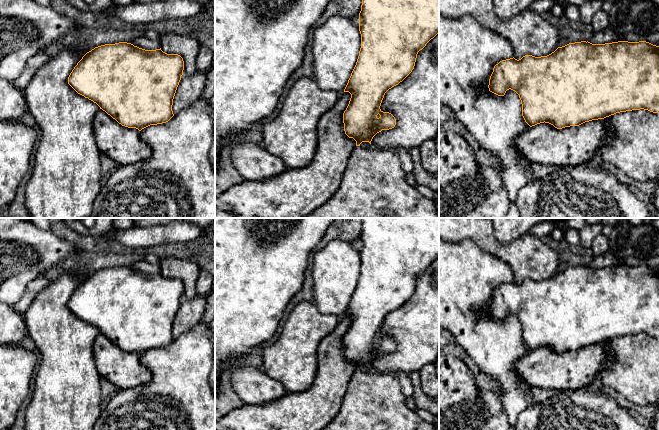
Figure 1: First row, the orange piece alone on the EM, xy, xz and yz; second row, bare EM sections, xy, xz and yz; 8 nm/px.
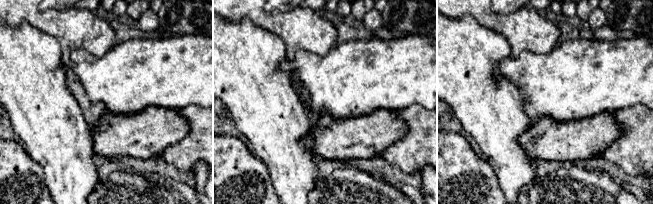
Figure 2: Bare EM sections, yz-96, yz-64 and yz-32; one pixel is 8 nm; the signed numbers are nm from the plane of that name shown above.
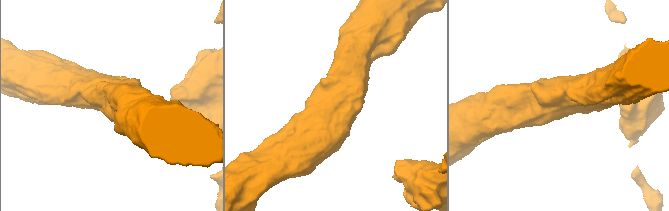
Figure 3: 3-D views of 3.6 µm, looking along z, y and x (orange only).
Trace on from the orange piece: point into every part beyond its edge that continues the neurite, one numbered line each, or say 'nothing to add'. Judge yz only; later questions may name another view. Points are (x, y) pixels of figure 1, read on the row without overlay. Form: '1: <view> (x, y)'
1: yz (544, 368)

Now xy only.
1: xy (123, 369)

